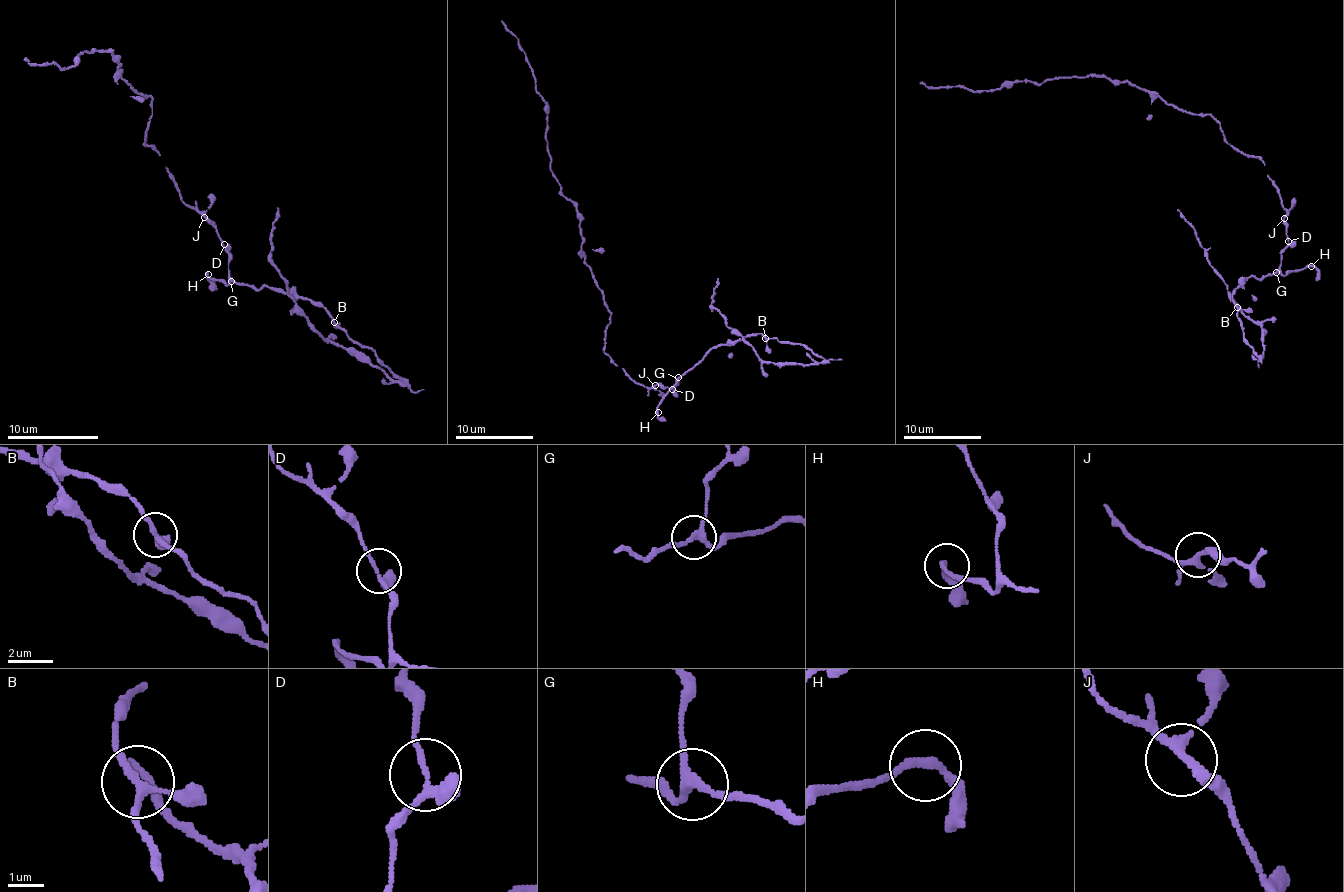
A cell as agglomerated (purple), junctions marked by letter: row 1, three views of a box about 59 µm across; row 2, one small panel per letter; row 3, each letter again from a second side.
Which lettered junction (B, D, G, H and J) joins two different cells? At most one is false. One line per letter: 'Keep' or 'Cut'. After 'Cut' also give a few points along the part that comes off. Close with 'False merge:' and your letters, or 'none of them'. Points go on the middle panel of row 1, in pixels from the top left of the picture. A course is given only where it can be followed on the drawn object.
B: Cut. Course of the part to remove: (765, 339), (806, 344), (823, 360), (802, 364), (765, 362), (711, 306), (718, 279)
D: Keep
G: Keep
H: Keep
J: Keep
False merge: B

